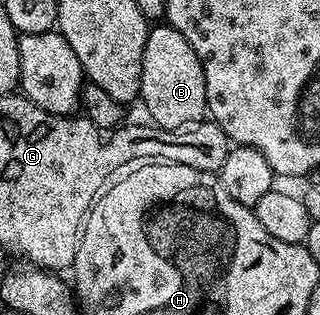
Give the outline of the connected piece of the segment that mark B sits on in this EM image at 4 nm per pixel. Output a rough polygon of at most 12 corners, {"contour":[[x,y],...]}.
{"contour":[[169,24],[151,25],[140,102],[163,130],[207,117],[204,68]]}

